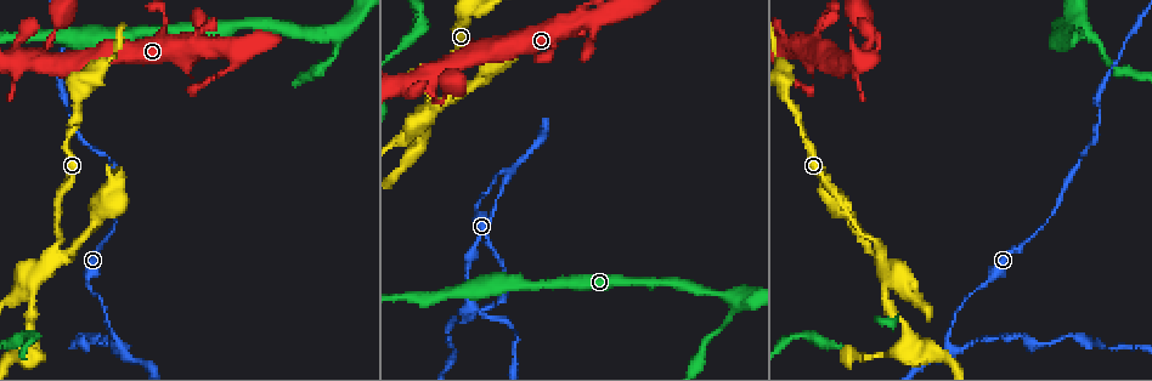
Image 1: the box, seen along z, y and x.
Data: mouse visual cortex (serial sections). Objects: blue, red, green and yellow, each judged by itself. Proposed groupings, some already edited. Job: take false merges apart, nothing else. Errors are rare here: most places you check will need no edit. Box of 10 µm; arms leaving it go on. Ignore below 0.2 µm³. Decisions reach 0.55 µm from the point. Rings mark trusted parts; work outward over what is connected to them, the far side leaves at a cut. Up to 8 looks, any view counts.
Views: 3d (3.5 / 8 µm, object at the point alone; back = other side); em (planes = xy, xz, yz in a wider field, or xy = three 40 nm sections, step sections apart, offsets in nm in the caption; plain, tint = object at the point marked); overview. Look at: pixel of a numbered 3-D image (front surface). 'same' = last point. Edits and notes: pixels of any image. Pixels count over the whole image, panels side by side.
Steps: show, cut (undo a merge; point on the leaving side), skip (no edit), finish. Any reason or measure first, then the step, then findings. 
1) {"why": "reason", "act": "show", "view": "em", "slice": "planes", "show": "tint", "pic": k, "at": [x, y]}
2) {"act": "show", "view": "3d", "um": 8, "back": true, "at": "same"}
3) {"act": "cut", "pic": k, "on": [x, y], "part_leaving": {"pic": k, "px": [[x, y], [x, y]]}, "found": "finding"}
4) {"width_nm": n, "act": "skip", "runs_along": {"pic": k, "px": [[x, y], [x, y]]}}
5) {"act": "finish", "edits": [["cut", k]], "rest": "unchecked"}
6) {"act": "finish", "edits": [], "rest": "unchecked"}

{"act": "show", "view": "3d", "um": 8, "pic": 1, "at": [54, 247]}

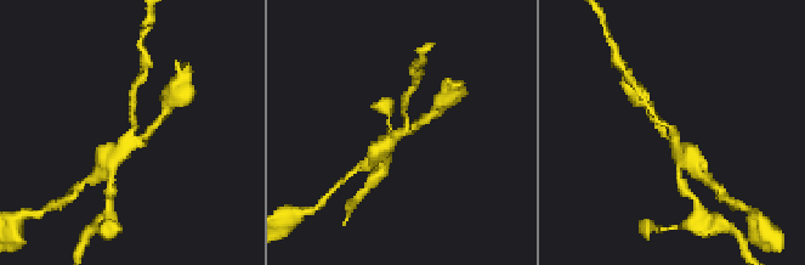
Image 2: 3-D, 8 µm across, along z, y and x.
{"arms": 3, "arm_widths_nm": [150, 200, 400], "why": "shape alone is not enough", "act": "show", "view": "em", "slice": "planes", "show": "tint", "at": "same"}

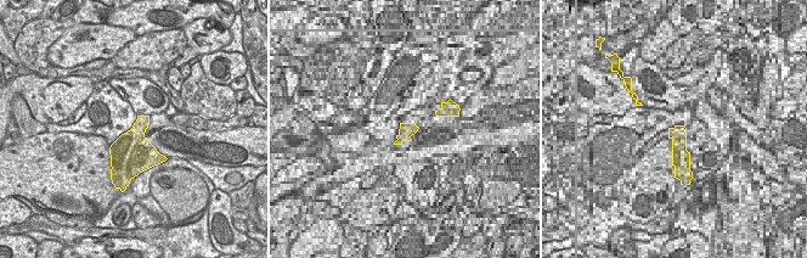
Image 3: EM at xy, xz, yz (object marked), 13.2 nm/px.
{"act": "cut", "pic": 2, "on": [691, 158], "found": "a second cell is stuck on"}

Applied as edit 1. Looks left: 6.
{"why": "arms part here", "act": "show", "view": "3d", "um": 3.5, "pic": 1, "at": [510, 176]}

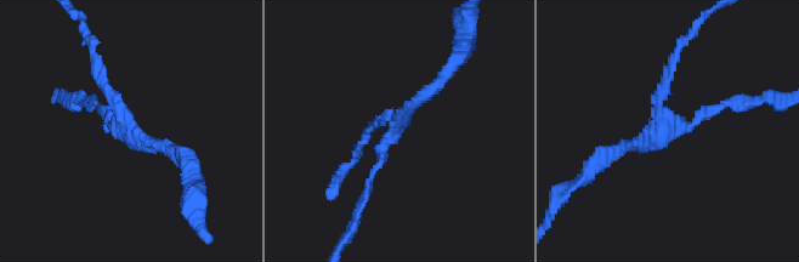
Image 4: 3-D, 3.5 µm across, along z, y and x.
{"arms": 3, "arm_widths_nm": [100, 100, 200], "act": "show", "view": "em", "slice": "xy", "step": 5, "show": "tint", "pic": 4, "at": [121, 115]}

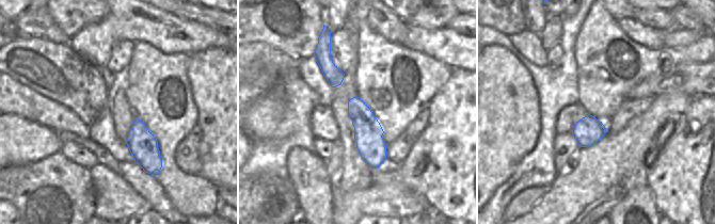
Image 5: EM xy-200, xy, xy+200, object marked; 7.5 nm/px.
{"act": "skip", "found": "one cell here"}

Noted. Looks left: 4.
{"why": "see it whole again", "act": "show", "view": "overview"}

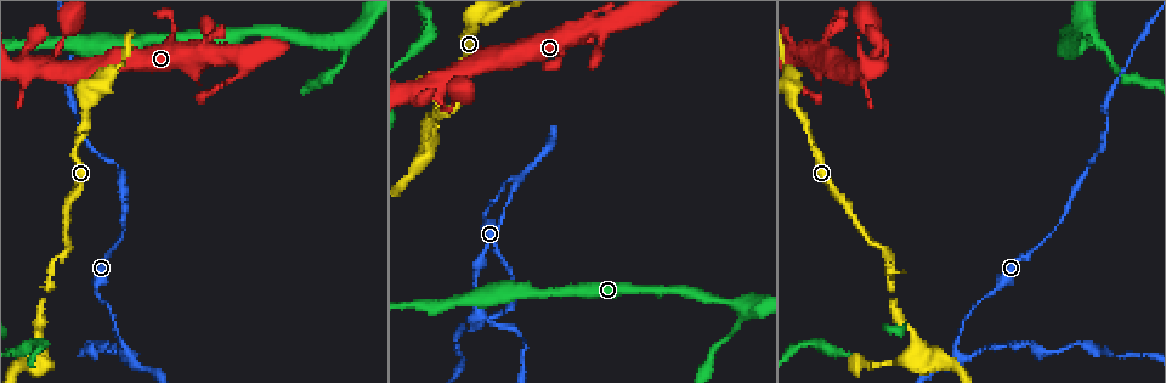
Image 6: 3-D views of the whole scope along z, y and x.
{"why": "three arms meet", "act": "show", "view": "3d", "um": 3.5, "pic": 6, "at": [349, 39]}

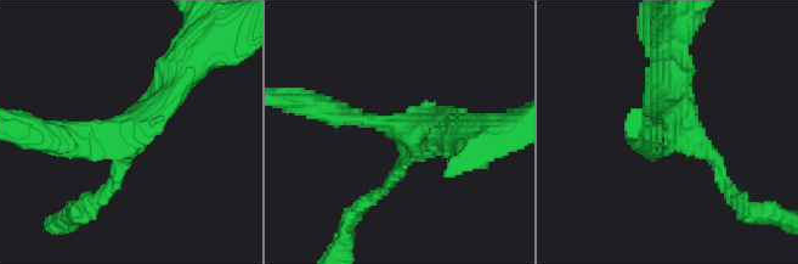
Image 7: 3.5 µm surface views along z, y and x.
{"why": "now the EM", "act": "show", "view": "em", "slice": "xy", "step": 3, "show": "tint", "pic": 7, "at": [122, 135]}

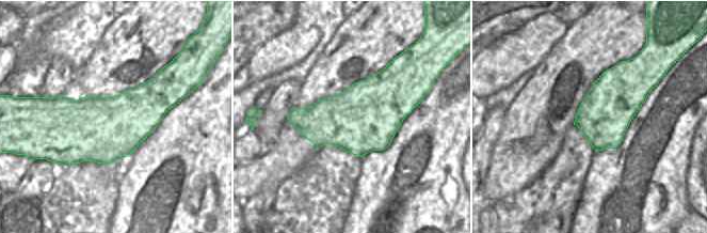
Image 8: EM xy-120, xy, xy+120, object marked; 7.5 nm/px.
{"width_nm": 500, "act": "skip", "runs_along": {"pic": 7, "px": [[318, 107], [405, 133], [389, 183]]}, "found": "all the same cell"}

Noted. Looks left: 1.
{"act": "finish", "edits": [["cut", 2]], "rest": "unchecked"}

